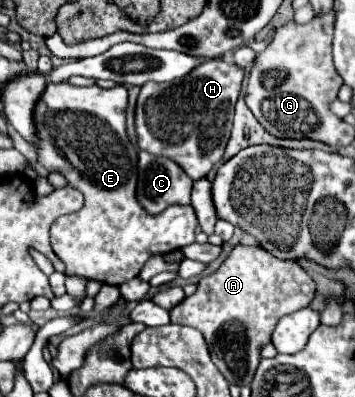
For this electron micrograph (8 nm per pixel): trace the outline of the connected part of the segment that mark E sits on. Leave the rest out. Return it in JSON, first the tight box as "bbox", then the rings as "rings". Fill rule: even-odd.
{"bbox":[35,82,197,286],"rings":[[[69,82],[47,84],[47,90],[37,102],[35,124],[39,132],[39,162],[49,172],[61,172],[69,184],[83,192],[85,208],[75,214],[67,214],[51,224],[51,246],[55,254],[65,262],[67,276],[87,276],[87,280],[97,280],[103,284],[119,286],[125,280],[135,278],[143,264],[155,254],[167,254],[195,242],[197,216],[191,206],[171,206],[159,216],[151,216],[135,196],[137,190],[137,152],[139,148],[131,144],[125,128],[127,112],[127,90],[117,84],[111,90],[99,86],[77,88]]]}

